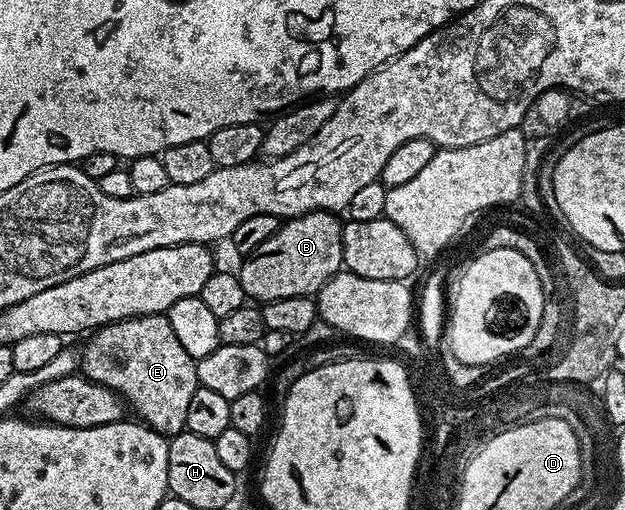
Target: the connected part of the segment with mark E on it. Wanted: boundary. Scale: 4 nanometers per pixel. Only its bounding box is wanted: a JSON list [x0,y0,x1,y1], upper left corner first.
[79,313,200,435]

